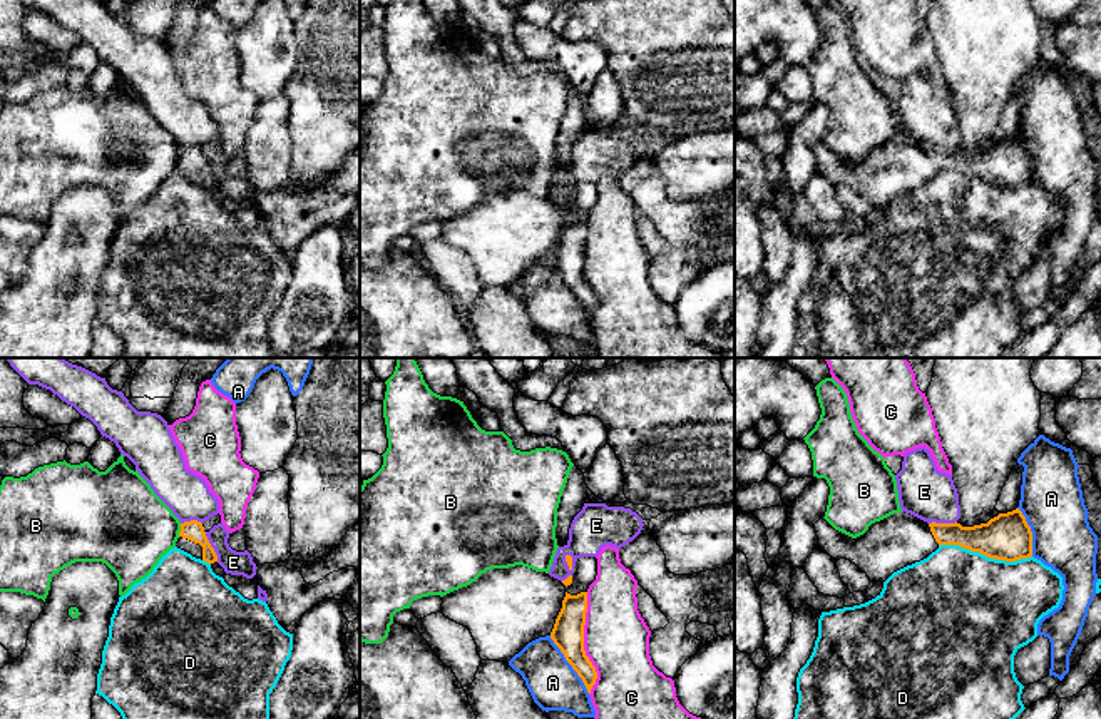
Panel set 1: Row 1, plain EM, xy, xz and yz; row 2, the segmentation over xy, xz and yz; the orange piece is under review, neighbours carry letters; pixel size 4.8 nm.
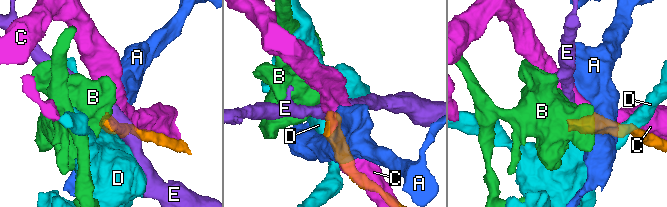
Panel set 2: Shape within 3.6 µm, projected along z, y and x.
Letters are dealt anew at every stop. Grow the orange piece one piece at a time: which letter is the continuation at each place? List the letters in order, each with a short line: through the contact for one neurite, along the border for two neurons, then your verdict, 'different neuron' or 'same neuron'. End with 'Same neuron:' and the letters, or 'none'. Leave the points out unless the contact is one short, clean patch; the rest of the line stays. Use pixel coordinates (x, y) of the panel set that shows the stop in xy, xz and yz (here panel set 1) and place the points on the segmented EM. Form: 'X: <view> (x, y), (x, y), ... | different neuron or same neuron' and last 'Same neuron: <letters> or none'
A: different neuron
B: xy (181, 524), (178, 535) | different neuron
C: different neuron
D: different neuron
E: different neuron
Same neuron: none

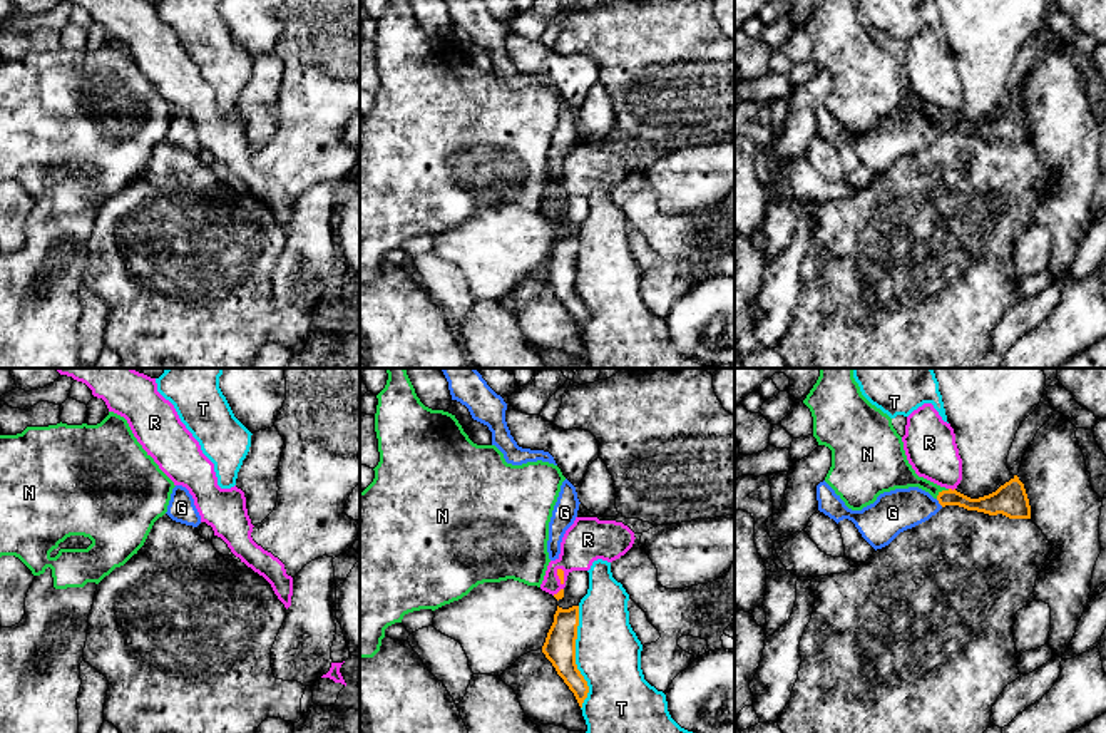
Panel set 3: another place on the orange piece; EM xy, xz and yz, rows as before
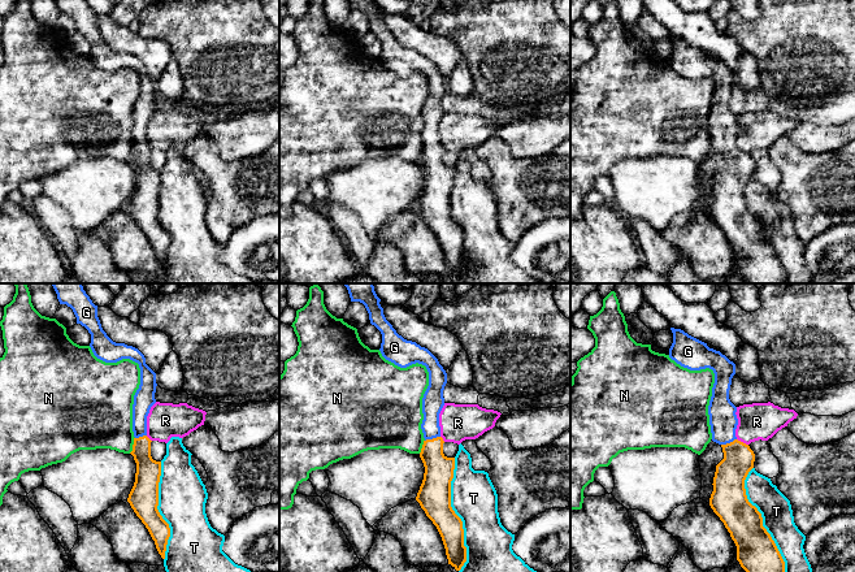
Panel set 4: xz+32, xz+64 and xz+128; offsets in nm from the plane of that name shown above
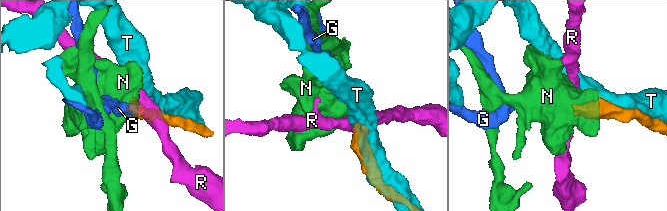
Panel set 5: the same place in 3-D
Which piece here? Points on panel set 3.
G: yz (991, 504), (939, 502), (892, 512) | same neuron
N: yz (949, 489), (944, 489), (936, 497) | different neuron
R: different neuron
T: different neuron
Same neuron: G

